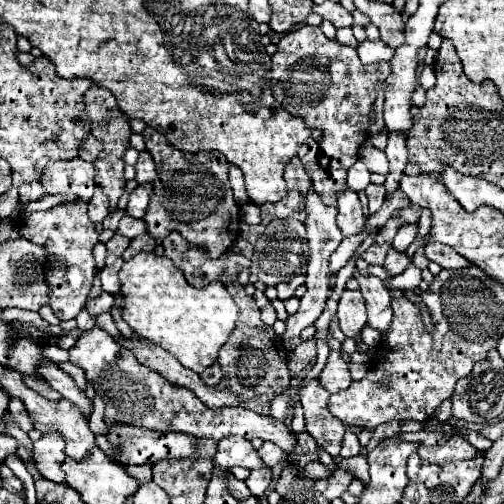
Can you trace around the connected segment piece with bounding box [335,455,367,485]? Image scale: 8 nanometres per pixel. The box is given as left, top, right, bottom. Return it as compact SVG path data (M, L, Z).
M355 455L351 459L343 459L343 457L337 457L335 459L337 467L345 467L345 469L351 469L355 473L357 479L363 479L365 485L367 485L367 459L365 455Z

